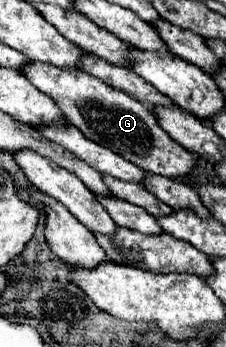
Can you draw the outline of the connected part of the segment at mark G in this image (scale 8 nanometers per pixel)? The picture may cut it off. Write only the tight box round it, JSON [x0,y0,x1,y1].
[24,63,196,179]

